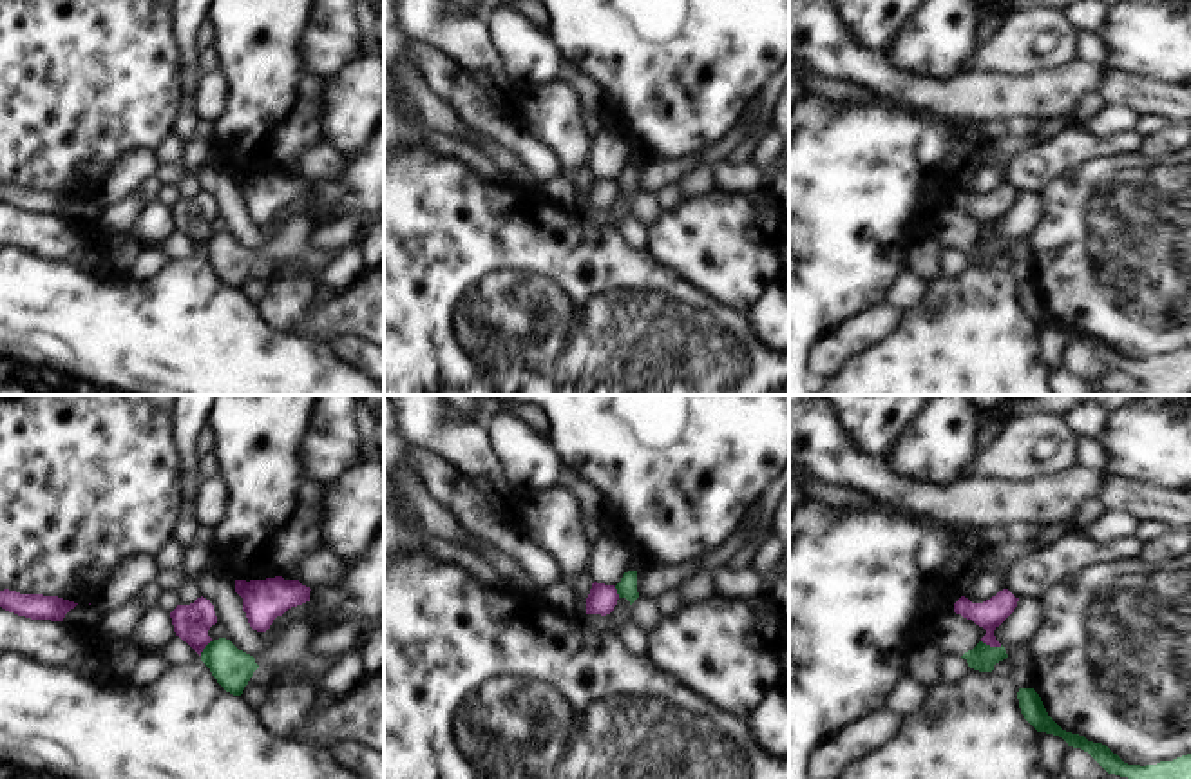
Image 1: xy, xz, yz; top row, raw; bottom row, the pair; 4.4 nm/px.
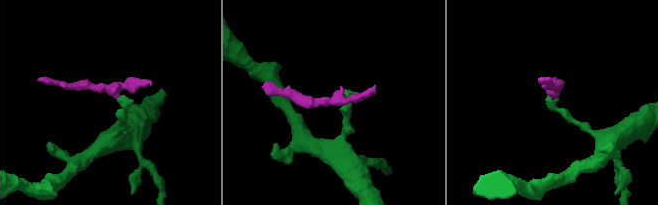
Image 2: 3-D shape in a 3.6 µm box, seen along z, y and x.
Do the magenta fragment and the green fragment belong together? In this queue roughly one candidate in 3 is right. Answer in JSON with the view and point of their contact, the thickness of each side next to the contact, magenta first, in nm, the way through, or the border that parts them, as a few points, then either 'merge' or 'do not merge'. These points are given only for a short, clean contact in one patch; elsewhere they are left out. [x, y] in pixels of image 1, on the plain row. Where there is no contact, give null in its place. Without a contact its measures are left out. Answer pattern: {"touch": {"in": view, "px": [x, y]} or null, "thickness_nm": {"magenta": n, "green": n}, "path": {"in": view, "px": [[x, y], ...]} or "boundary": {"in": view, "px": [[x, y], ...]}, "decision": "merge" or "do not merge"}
{"touch": {"in": "yz", "px": [992, 240]}, "thickness_nm": {"magenta": 130, "green": 120}, "boundary": {"in": "yz", "px": [[981, 234], [990, 240], [1001, 240]]}, "decision": "do not merge"}

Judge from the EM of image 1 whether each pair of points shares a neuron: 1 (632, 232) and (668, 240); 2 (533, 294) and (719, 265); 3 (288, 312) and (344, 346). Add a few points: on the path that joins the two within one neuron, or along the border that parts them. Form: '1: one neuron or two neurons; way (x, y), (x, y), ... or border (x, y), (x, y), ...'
1: two neurons; border (645, 229), (647, 250)
2: two neurons; border (645, 252), (708, 298)
3: two neurons; border (364, 339), (335, 337), (330, 343)

